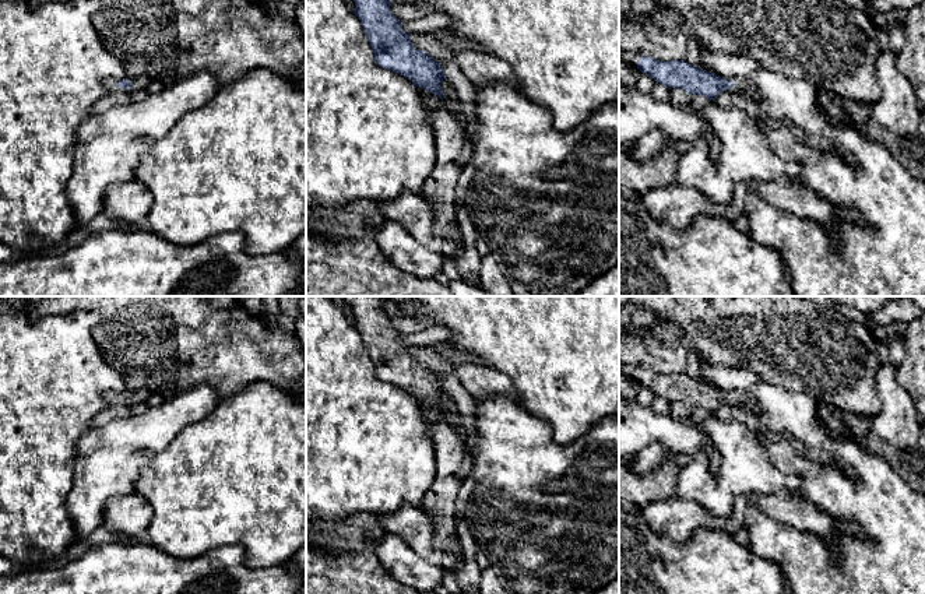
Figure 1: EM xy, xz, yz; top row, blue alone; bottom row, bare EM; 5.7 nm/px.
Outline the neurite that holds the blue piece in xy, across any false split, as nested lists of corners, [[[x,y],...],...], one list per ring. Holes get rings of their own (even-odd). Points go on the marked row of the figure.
[[[137,77],[133,80],[122,80],[116,84],[116,87],[124,88],[124,89],[144,89],[147,87],[147,84],[150,82],[148,77]]]

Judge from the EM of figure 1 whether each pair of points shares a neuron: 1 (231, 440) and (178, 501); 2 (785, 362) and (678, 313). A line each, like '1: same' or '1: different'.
1: same
2: same

